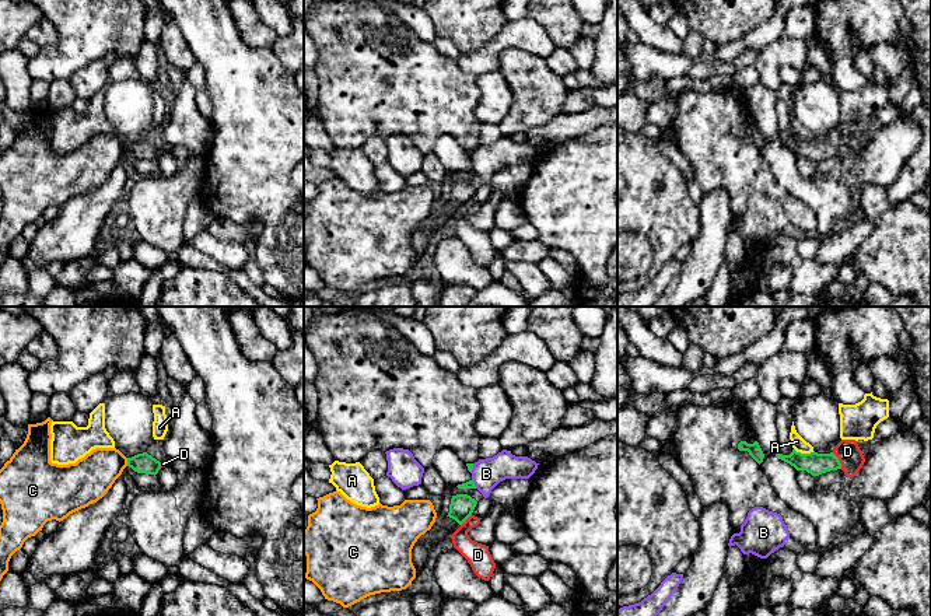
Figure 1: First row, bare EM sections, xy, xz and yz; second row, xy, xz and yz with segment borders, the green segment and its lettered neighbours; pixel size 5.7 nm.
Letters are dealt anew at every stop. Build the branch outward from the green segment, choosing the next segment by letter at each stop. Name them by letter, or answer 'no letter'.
no letter

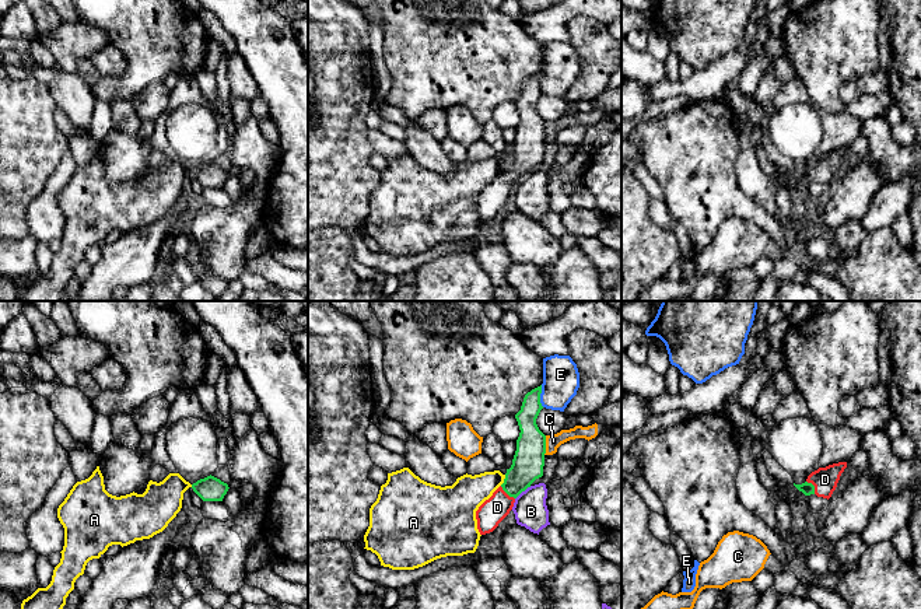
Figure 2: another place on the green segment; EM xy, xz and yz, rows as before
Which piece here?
D

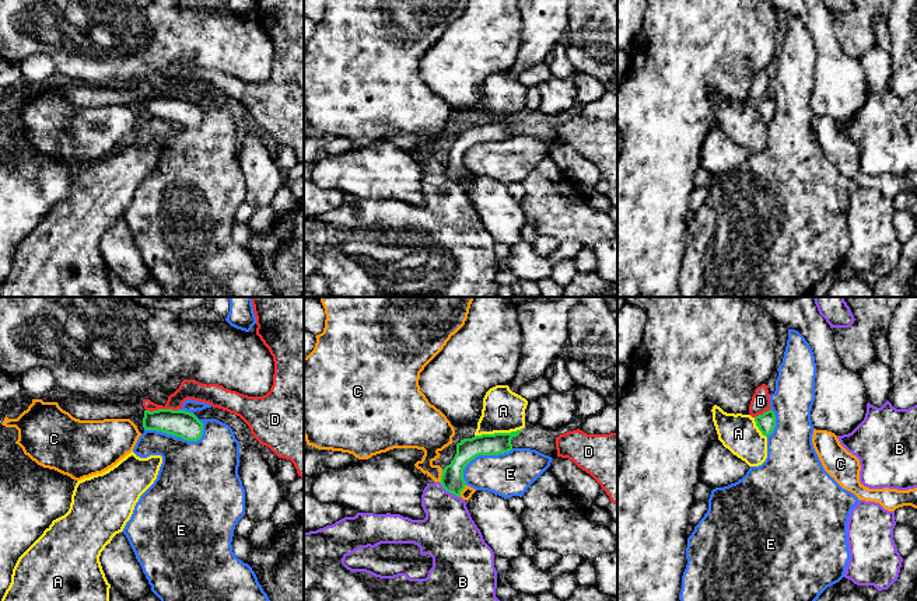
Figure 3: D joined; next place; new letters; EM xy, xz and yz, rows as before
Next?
no letter

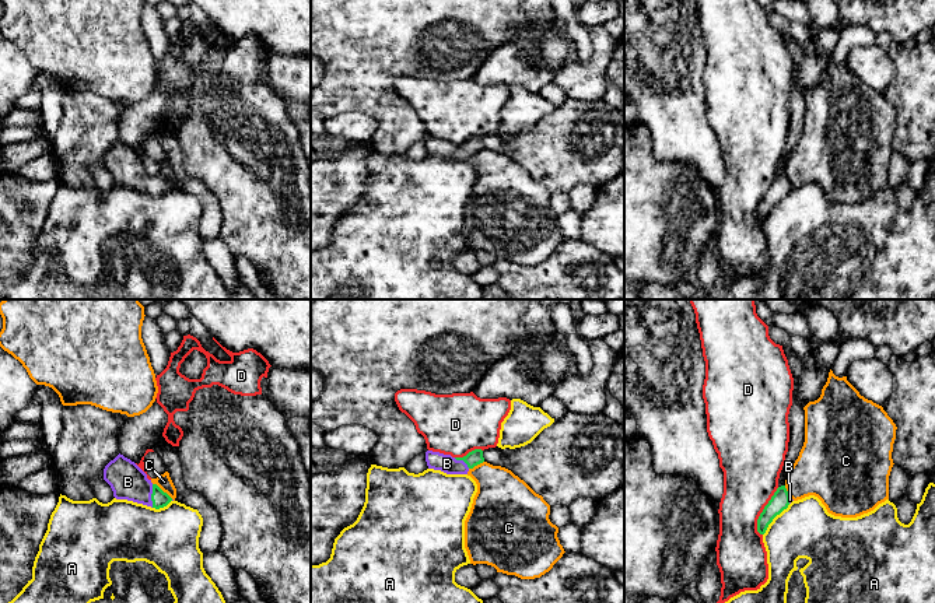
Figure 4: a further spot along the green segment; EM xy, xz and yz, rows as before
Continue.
B

